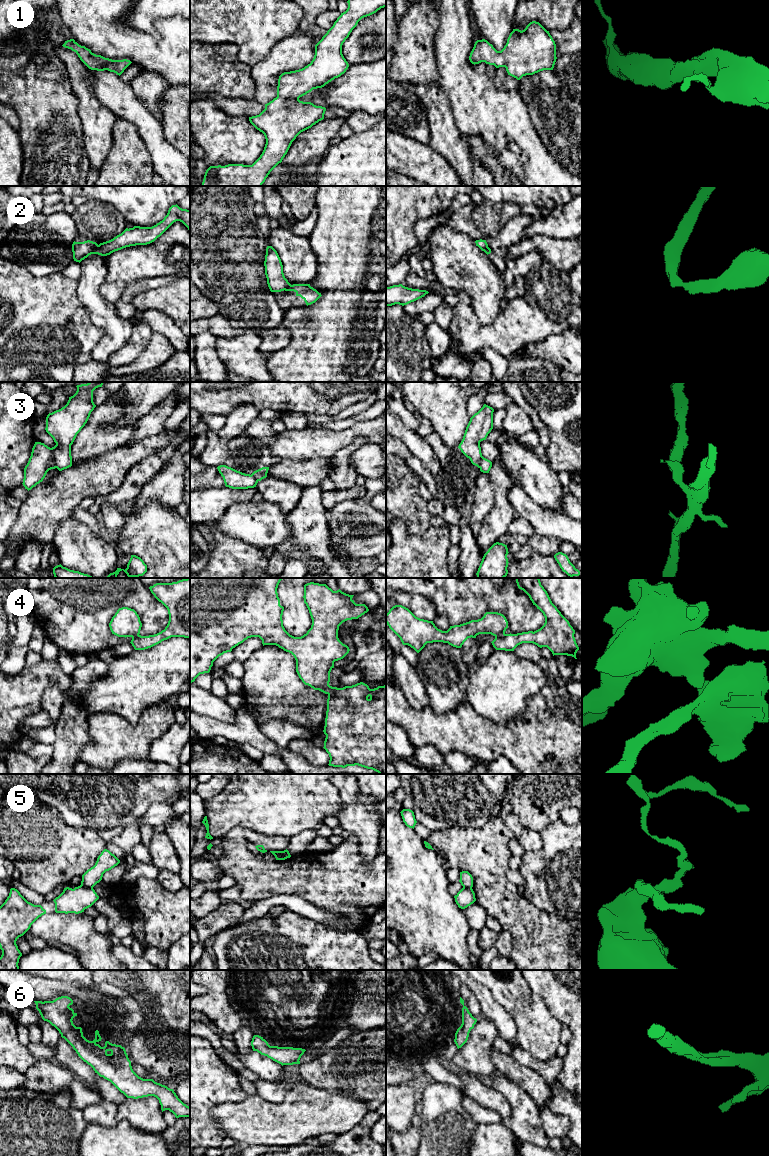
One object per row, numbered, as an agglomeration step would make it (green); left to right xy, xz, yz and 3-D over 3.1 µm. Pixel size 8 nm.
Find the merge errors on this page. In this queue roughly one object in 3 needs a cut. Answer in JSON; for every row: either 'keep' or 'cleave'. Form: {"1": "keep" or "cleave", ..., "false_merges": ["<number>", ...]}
{"1": "keep", "2": "cleave", "3": "cleave", "4": "cleave", "5": "cleave", "6": "keep", "false_merges": ["2", "3", "4", "5"]}

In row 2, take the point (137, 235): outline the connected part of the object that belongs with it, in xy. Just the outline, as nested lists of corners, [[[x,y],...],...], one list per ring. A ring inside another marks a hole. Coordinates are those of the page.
[[[172,205],[162,221],[152,227],[134,226],[126,228],[113,239],[100,243],[92,254],[107,256],[126,247],[147,245],[160,237],[174,222],[182,222],[190,231],[190,209],[182,209]]]

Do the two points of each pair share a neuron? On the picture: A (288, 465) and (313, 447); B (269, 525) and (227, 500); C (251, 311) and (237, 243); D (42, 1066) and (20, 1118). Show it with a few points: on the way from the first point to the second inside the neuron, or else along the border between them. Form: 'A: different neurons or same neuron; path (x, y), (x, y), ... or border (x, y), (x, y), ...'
A: different neurons; border (282, 458), (295, 460), (317, 459)
B: different neurons; border (251, 500), (234, 503), (216, 519)
C: same neuron; path (242, 294), (240, 289), (240, 262), (238, 260)
D: different neurons; border (22, 1087), (33, 1091), (55, 1093)

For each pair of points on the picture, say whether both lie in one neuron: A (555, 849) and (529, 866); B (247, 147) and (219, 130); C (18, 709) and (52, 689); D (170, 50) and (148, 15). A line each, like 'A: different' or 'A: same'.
A: same
B: same
C: different
D: different

